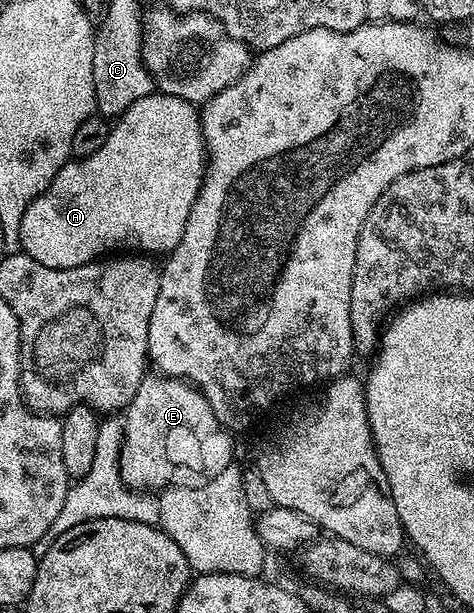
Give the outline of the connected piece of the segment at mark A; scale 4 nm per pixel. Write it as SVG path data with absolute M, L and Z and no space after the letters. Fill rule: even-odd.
M154 90L151 94L139 98L139 102L135 102L119 117L109 129L107 142L103 142L103 146L99 146L99 150L95 150L95 154L70 158L59 170L59 174L55 174L55 178L49 183L47 190L40 192L31 202L31 206L27 206L19 232L19 238L21 239L20 251L31 258L35 258L35 262L39 262L48 268L83 266L84 264L100 261L110 254L120 253L122 250L129 254L157 254L153 252L168 254L172 252L175 246L179 246L179 238L183 238L183 230L187 218L191 214L191 206L195 206L195 198L205 180L206 167L205 139L201 133L201 114L198 105L187 102L183 98L175 98L166 92Z

